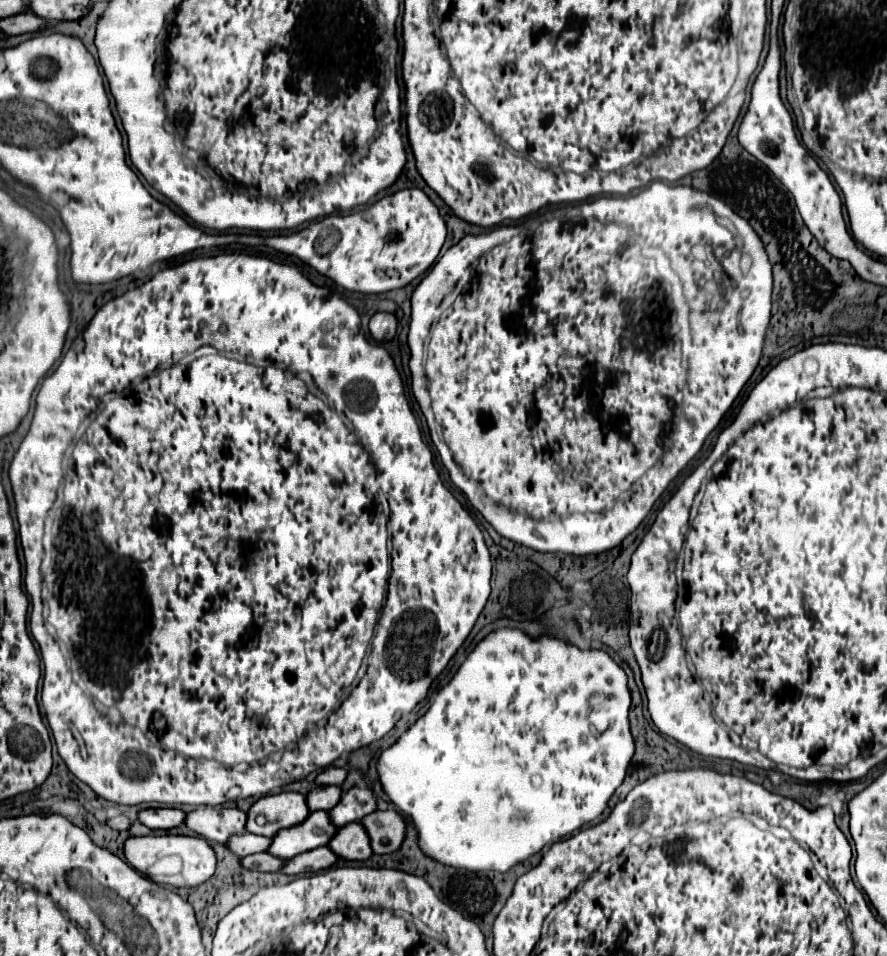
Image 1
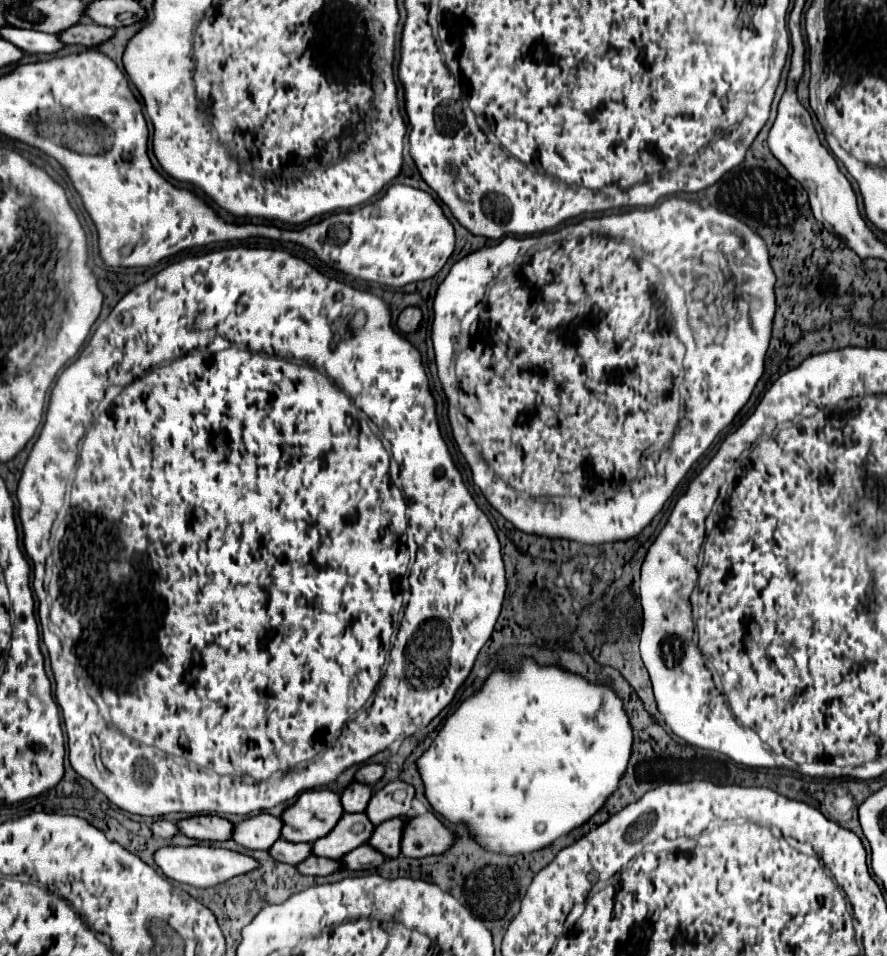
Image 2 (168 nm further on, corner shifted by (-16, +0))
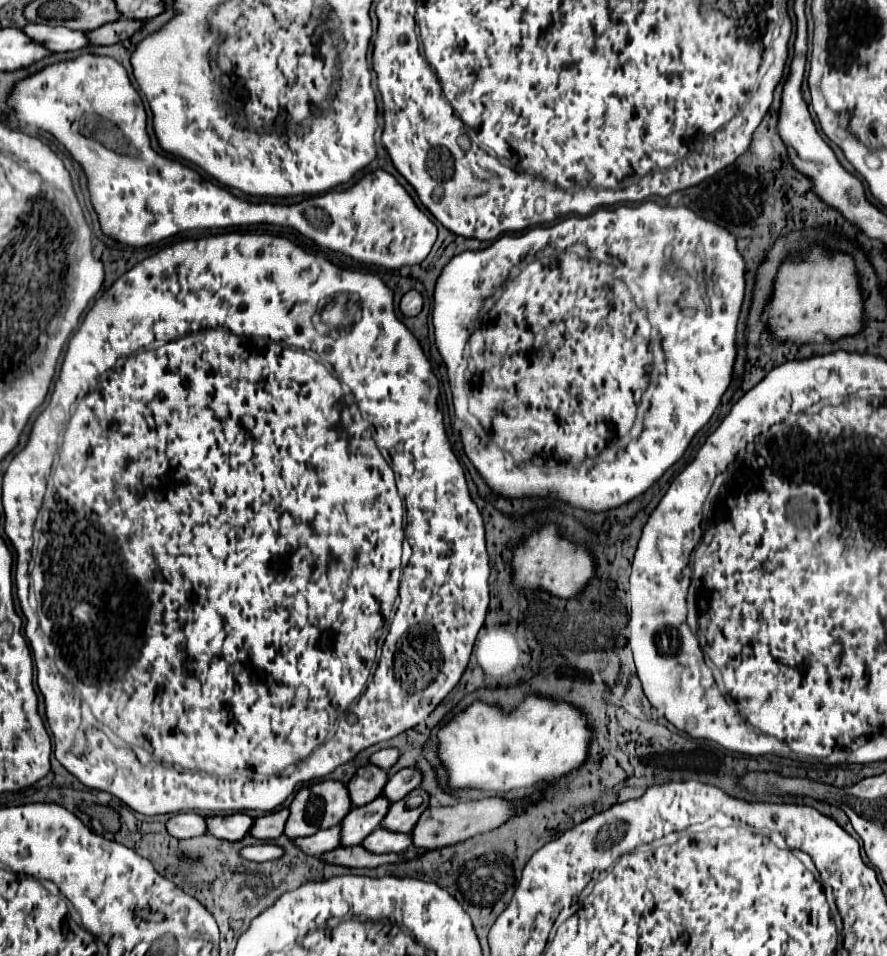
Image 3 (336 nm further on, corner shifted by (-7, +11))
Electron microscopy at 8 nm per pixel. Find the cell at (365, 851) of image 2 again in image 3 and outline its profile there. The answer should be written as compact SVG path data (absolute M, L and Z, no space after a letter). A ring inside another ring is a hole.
M379 827L363 839L361 847L365 847L371 853L403 853L407 847L411 847L411 835L393 833Z

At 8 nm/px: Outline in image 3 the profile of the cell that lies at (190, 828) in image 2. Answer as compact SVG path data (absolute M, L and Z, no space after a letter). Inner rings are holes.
M233 813L233 815L211 815L211 817L205 817L205 821L207 821L209 835L217 839L237 841L247 835L253 819L243 813Z

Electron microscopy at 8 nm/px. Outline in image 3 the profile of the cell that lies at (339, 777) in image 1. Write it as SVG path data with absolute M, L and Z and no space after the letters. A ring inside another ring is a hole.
M381 749L381 751L373 753L373 757L369 757L369 763L373 763L379 769L387 771L397 761L397 757L399 757L399 751L397 749Z

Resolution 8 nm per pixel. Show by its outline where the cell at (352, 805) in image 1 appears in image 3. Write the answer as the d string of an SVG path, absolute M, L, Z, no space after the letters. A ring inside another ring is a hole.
M401 769L393 777L389 777L387 785L381 791L381 797L387 797L391 803L403 799L421 783L421 773L415 769Z

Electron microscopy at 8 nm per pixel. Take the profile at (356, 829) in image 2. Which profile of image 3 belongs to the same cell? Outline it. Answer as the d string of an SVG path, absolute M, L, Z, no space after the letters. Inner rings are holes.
M377 797L375 801L363 807L353 807L341 821L341 845L359 845L363 837L367 837L379 827L387 809L389 801L385 797Z

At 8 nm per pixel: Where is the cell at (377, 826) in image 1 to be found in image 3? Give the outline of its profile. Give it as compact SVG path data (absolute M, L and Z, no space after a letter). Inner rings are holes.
M481 799L481 801L467 801L467 803L457 803L451 807L427 807L423 815L419 817L417 825L411 831L413 847L421 849L441 849L451 843L465 841L473 835L491 831L499 827L507 817L513 813L513 807L507 801L501 799Z

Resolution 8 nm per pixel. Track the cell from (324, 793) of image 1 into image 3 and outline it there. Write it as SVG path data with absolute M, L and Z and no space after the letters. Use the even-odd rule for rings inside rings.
M365 765L365 767L357 769L357 773L347 783L351 803L355 807L359 807L359 805L365 805L365 803L377 799L381 795L381 789L385 783L387 783L387 773L381 771L379 767Z

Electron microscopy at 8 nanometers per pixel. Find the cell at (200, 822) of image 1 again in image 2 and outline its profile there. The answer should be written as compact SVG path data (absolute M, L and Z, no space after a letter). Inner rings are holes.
M258 814L244 818L234 824L234 842L248 850L270 850L272 844L280 838L280 818L272 814Z

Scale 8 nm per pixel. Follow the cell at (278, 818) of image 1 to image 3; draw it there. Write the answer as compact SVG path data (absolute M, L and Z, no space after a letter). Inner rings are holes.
M323 779L311 785L305 785L297 791L295 799L289 805L289 819L285 823L285 835L289 839L297 839L297 837L307 837L317 833L319 829L329 829L335 827L343 821L343 817L347 815L347 811L351 809L351 801L349 801L349 793L347 787L335 779Z

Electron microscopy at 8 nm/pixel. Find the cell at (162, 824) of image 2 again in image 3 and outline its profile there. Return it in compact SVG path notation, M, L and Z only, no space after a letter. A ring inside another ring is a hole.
M177 813L167 821L167 833L177 839L205 835L205 819L197 813Z

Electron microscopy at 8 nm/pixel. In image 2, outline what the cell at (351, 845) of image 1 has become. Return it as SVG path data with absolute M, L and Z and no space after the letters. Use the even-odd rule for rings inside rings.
M408 816L392 818L392 820L386 820L384 824L378 824L372 838L368 840L368 844L378 848L384 856L396 858L400 854L400 840L402 840L406 822L408 822Z

